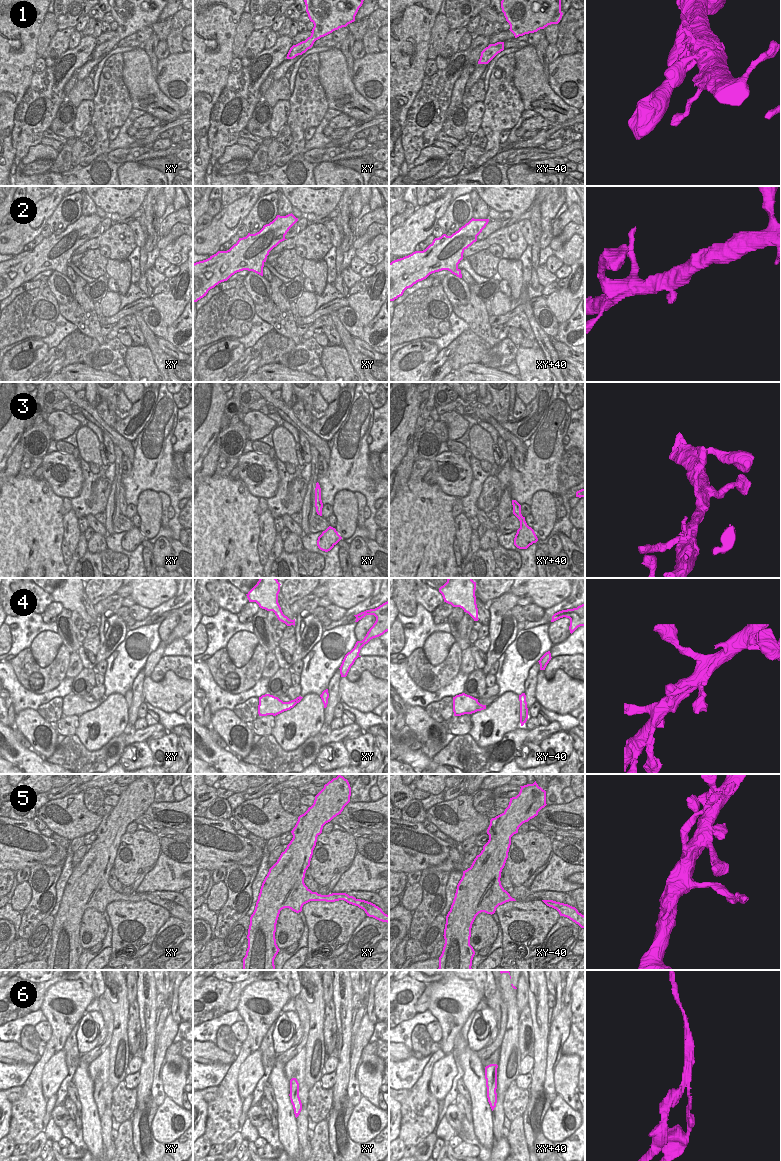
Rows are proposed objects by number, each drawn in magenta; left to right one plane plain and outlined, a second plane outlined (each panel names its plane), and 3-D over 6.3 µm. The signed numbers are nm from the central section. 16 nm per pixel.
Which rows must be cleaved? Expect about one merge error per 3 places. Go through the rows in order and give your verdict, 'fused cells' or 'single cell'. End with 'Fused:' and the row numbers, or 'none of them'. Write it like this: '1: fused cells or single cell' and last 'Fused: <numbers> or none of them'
1: single cell
2: single cell
3: single cell
4: single cell
5: fused cells
6: fused cells
Fused: 5, 6

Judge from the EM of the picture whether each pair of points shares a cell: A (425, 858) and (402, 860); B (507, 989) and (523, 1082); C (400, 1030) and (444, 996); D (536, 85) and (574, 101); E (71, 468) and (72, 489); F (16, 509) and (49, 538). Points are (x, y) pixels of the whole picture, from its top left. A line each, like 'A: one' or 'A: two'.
A: one
B: two
C: two
D: two
E: one
F: one

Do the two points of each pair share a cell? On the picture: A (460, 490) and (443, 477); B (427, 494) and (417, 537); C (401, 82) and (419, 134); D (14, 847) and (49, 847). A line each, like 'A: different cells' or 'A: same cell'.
A: same cell
B: same cell
C: different cells
D: same cell

